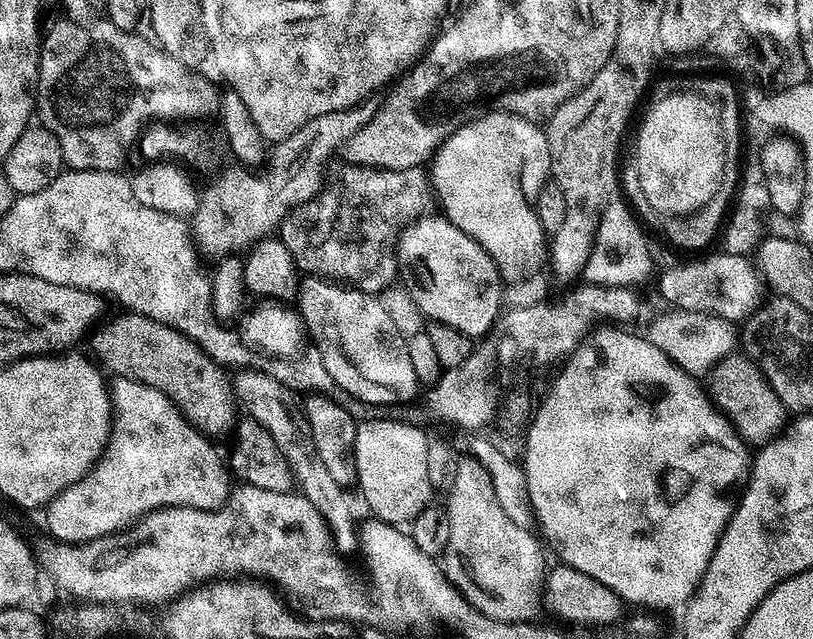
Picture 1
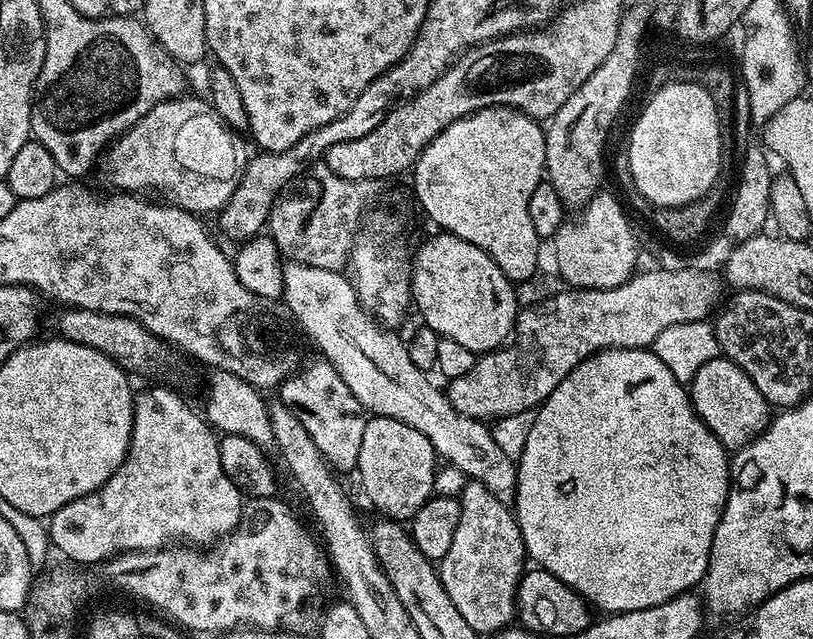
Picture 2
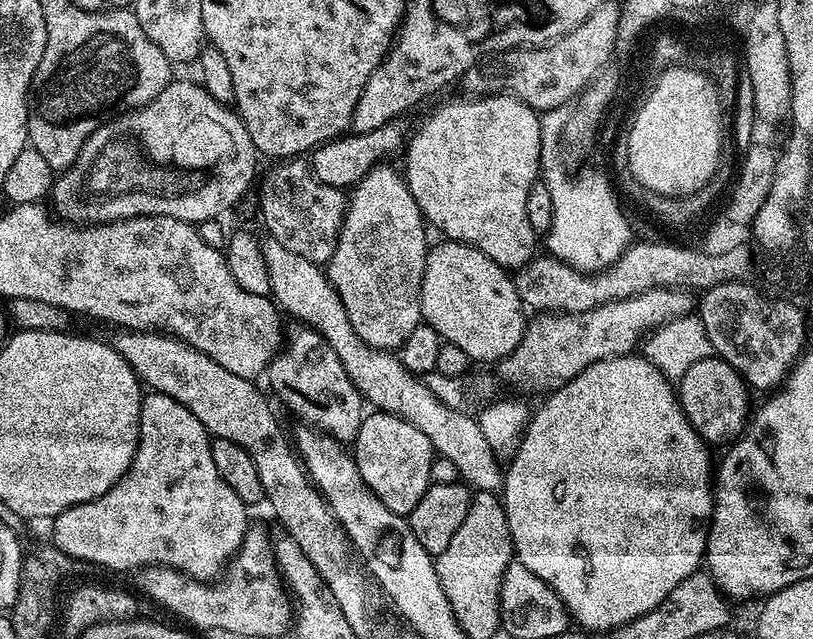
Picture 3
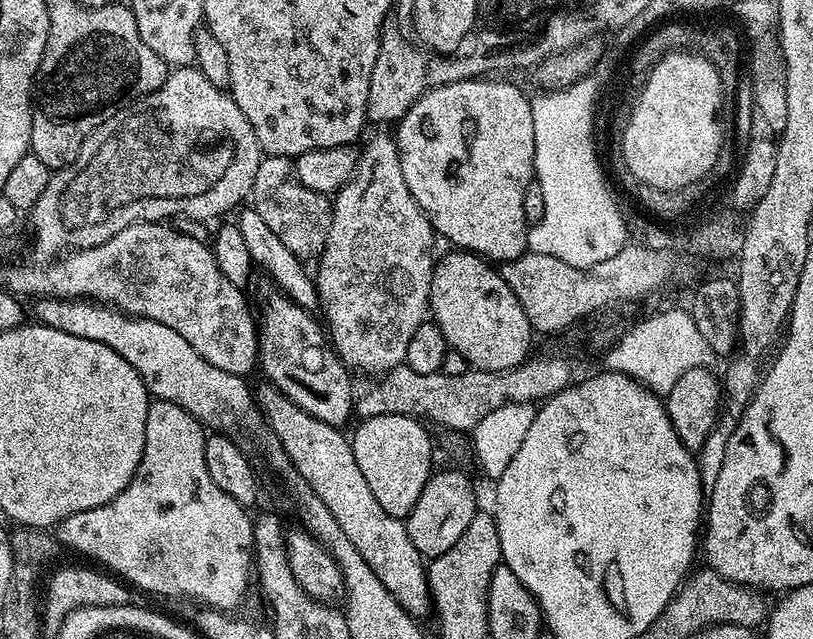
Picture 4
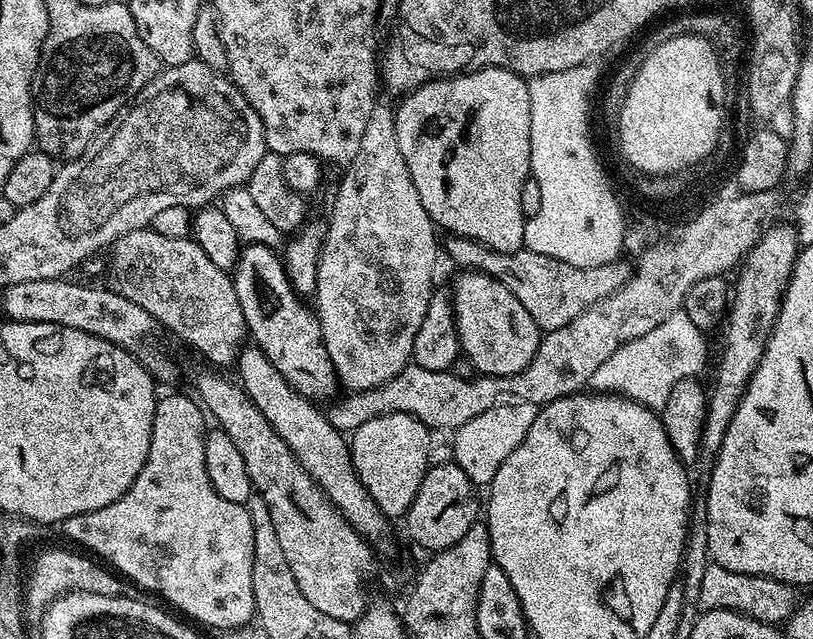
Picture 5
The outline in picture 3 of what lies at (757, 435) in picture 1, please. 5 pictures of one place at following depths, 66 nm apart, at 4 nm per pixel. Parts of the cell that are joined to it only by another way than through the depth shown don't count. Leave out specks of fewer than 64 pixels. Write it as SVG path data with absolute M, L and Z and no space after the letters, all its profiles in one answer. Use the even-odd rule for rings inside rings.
M715 354L702 358L702 362L694 362L694 366L680 376L678 395L690 426L709 445L727 445L735 441L750 419L750 389L744 377L734 370L734 366Z

